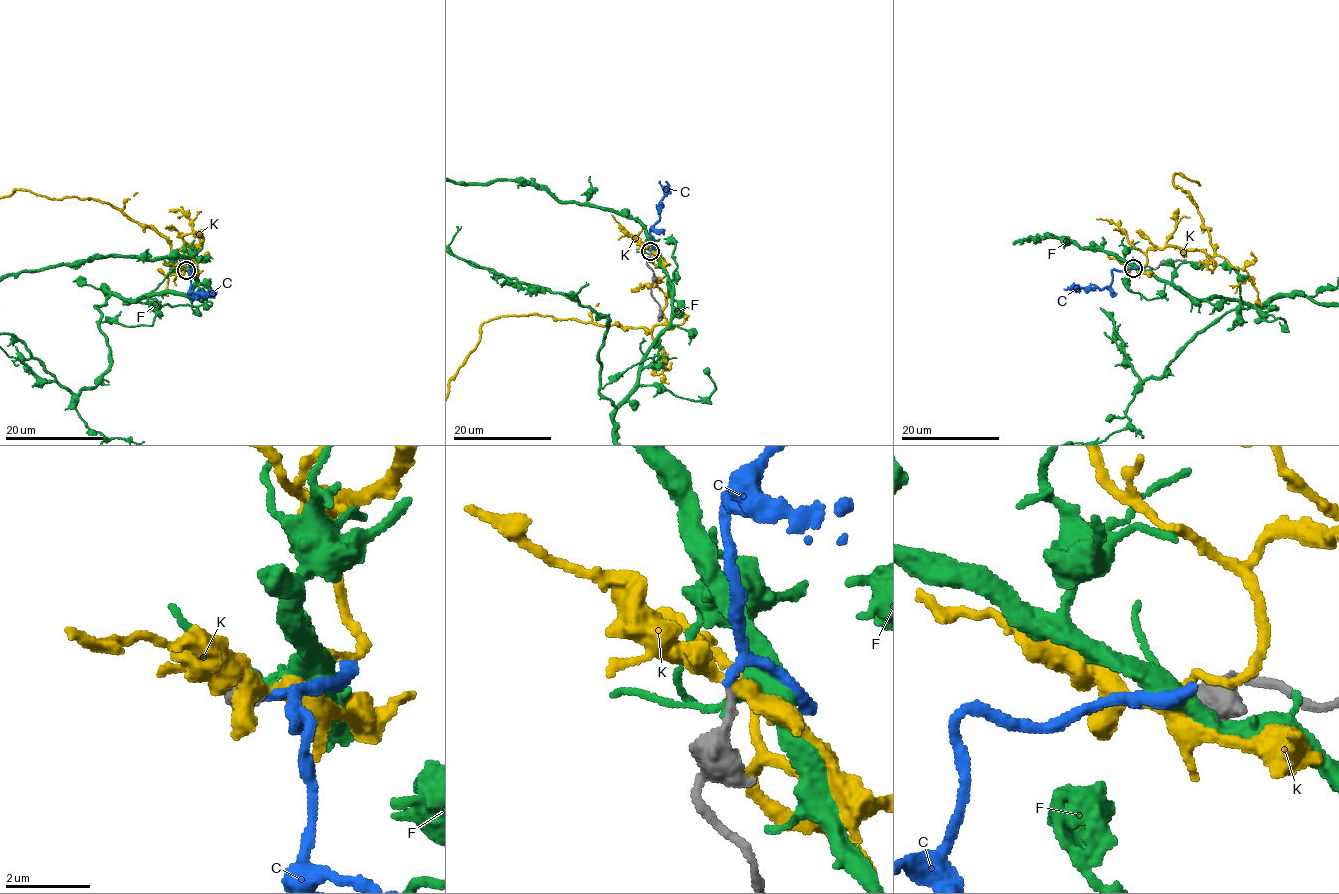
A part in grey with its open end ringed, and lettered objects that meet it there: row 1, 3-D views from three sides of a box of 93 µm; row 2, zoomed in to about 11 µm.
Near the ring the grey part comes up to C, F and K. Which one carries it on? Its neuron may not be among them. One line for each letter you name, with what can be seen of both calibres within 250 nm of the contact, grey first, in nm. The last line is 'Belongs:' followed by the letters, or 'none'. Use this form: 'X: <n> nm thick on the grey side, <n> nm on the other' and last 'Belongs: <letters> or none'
C: 220 nm thick on the grey side, 170 nm on the other
Belongs: C

